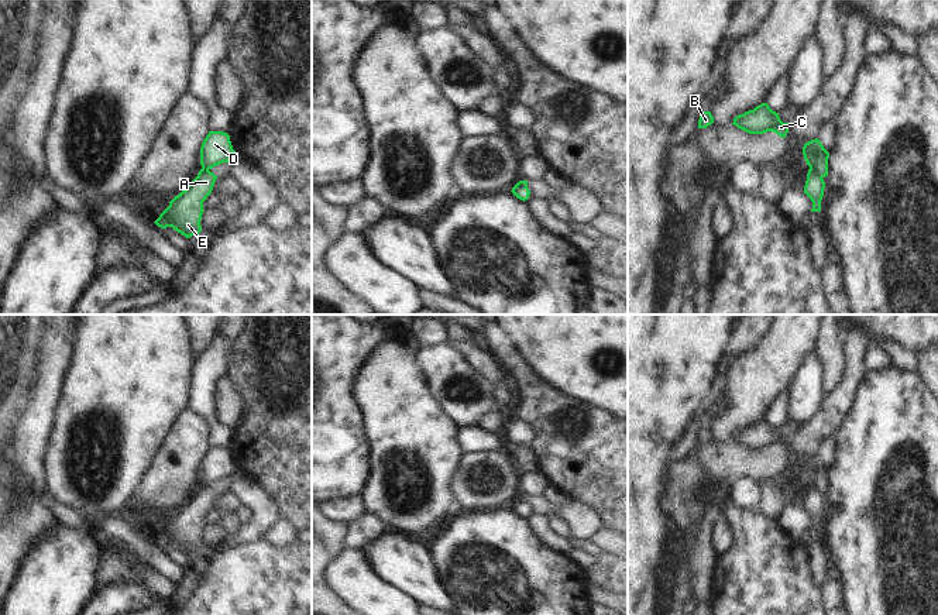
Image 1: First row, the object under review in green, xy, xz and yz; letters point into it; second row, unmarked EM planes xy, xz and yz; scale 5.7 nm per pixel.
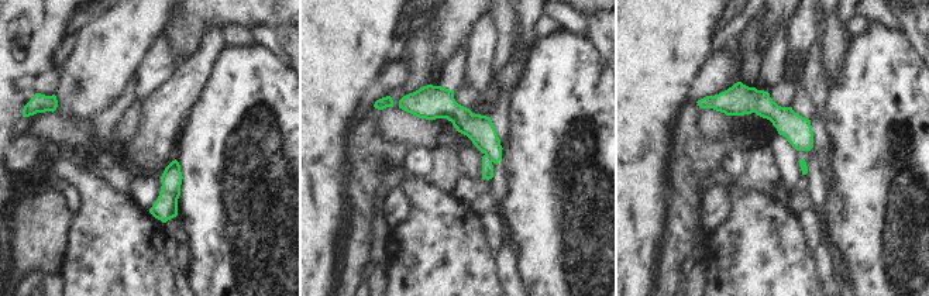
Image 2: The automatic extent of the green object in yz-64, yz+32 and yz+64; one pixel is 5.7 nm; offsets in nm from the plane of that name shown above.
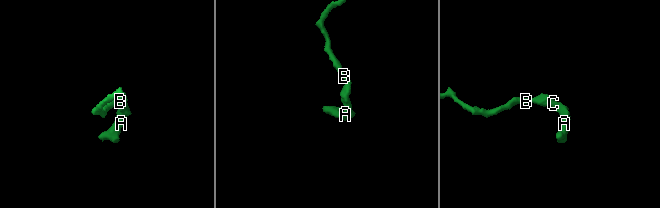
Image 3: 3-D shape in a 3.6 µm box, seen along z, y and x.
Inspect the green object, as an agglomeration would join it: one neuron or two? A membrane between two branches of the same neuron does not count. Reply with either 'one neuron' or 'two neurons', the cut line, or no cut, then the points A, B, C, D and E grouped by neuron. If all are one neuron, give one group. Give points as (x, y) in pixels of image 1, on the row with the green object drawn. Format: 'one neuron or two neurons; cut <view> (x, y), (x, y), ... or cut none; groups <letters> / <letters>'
two neurons; cut yz (810, 167), (821, 178); groups A E / B C D

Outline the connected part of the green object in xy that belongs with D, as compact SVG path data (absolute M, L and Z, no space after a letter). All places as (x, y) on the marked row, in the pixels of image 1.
M209 131L200 147L200 165L212 169L216 165L229 162L237 157L230 135L223 131Z

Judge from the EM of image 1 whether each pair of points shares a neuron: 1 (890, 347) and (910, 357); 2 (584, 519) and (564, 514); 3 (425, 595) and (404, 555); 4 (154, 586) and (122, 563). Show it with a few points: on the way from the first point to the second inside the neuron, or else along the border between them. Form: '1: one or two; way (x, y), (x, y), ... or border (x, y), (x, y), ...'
1: one; way (894, 350), (906, 357)
2: one; way (580, 519), (569, 514)
3: one; way (423, 586), (405, 564)
4: one; way (145, 577), (130, 570)

